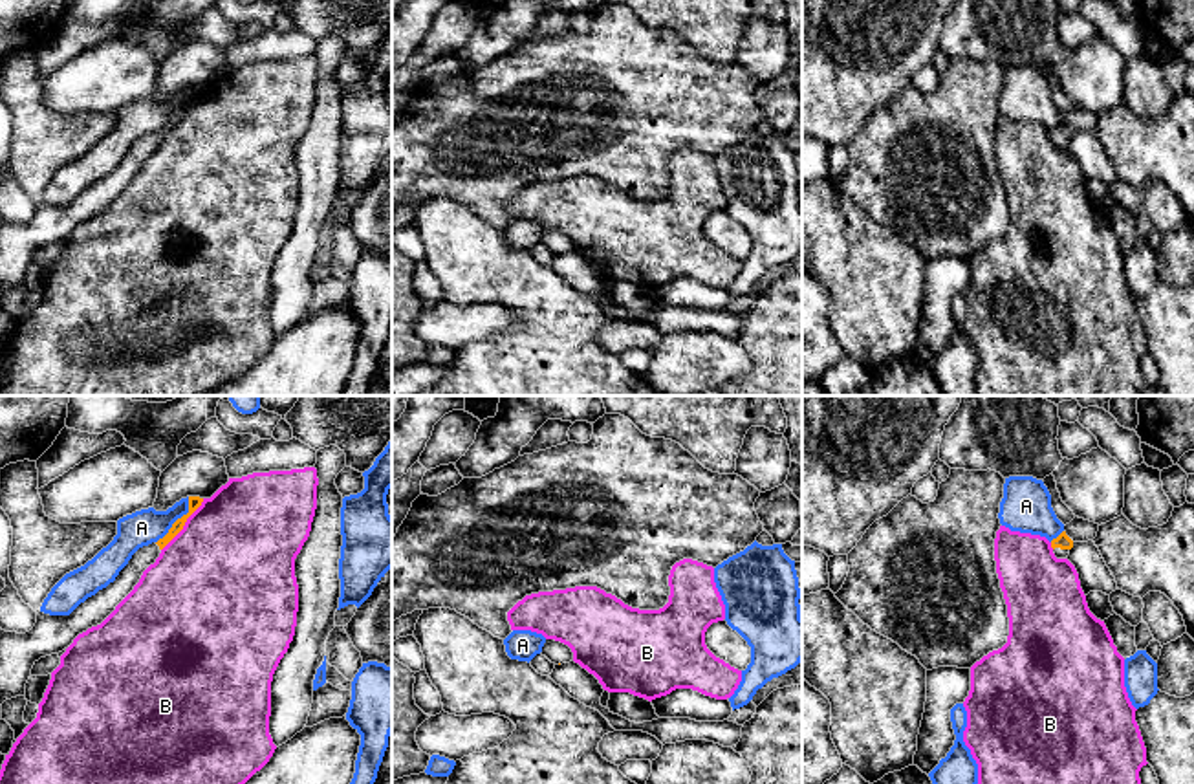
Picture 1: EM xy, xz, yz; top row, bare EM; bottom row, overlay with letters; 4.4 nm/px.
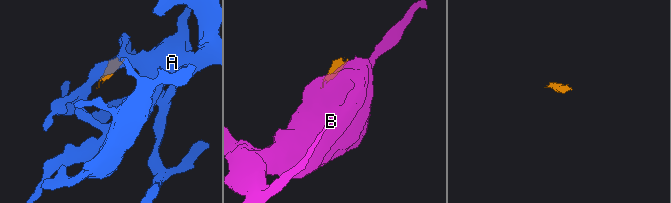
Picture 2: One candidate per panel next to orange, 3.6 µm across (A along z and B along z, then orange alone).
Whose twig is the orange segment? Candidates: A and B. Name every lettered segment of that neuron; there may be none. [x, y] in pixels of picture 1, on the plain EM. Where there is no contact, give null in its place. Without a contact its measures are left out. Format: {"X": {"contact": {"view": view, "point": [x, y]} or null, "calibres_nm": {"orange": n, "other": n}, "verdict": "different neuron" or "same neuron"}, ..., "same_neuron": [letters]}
{"A": {"contact": {"view": "xy", "point": [178, 108]}, "calibres_nm": {"orange": 60, "other": 160}, "verdict": "different neuron"}, "B": {"contact": {"view": "xy", "point": [184, 114]}, "calibres_nm": {"orange": 60, "other": 500}, "verdict": "different neuron"}, "same_neuron": []}

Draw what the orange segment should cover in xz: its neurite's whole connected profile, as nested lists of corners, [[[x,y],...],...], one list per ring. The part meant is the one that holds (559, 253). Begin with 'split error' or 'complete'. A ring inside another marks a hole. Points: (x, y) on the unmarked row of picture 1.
split error | [[[546,229],[540,244],[546,245],[555,255],[573,251],[571,238],[560,231],[555,231],[555,229]]]

